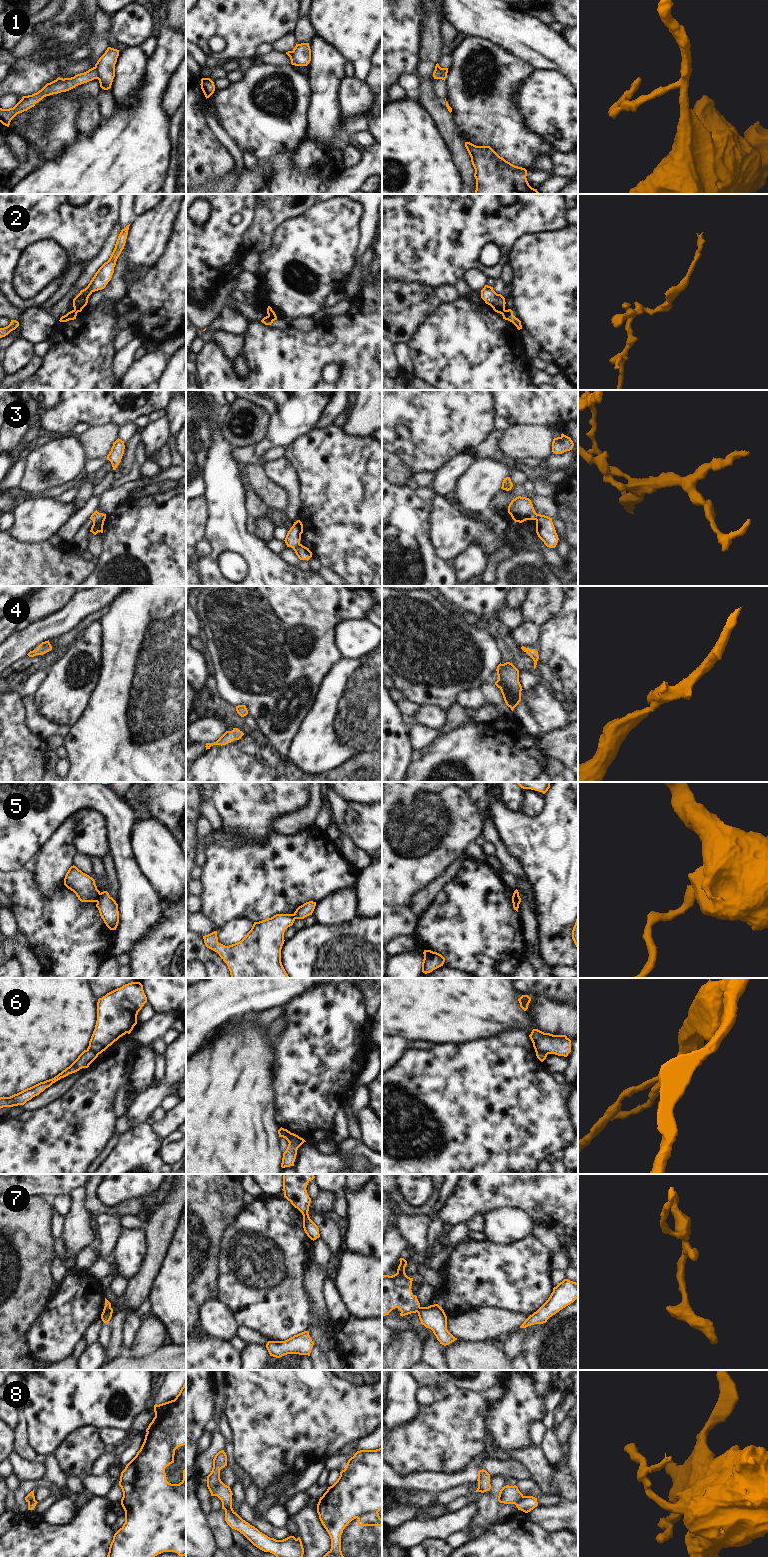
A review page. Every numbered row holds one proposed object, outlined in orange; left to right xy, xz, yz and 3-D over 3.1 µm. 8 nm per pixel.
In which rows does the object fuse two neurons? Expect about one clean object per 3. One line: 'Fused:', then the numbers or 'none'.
Fused: 1, 2, 3, 5, 6, 7, 8

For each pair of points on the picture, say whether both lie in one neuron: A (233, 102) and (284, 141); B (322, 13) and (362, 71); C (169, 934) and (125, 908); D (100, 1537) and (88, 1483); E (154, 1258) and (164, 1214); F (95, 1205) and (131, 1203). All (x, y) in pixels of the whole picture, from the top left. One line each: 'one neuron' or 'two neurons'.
A: one neuron
B: one neuron
C: two neurons
D: two neurons
E: one neuron
F: one neuron

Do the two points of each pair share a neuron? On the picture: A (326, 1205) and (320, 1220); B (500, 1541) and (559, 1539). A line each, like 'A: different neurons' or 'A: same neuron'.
A: different neurons
B: same neuron

